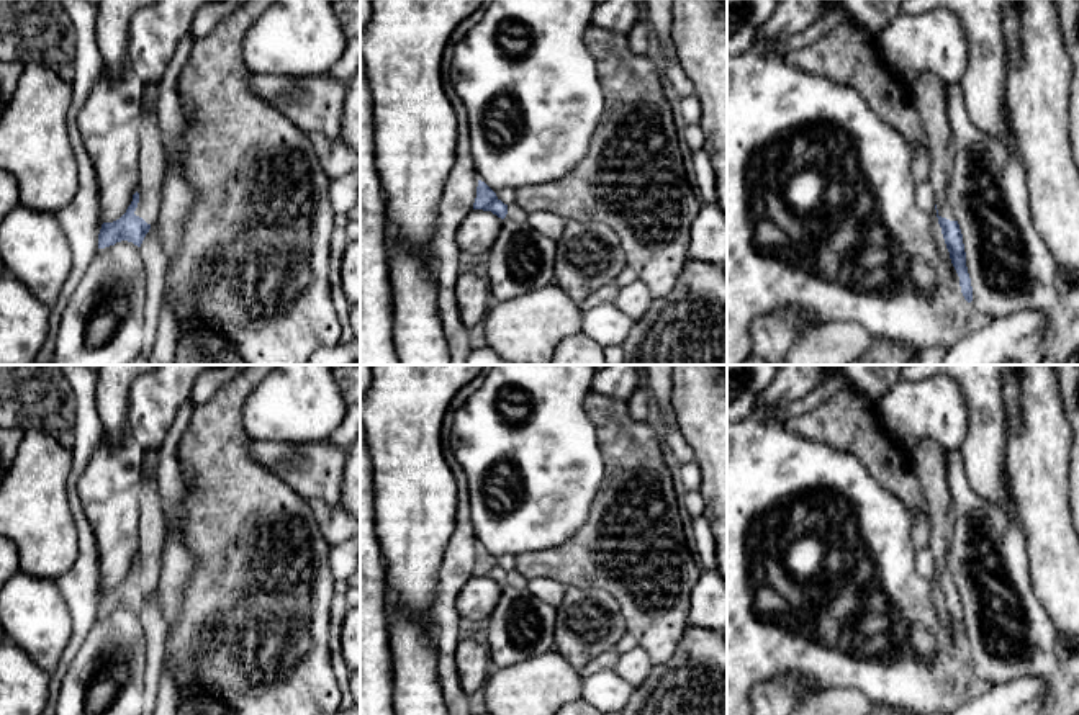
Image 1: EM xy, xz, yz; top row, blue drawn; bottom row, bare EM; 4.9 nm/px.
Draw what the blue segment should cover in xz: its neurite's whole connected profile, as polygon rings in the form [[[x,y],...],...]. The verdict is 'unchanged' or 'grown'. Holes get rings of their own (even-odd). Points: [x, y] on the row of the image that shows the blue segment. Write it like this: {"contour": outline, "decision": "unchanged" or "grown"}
{"contour": [[[478,180],[476,198],[473,203],[473,209],[491,211],[498,218],[524,223],[527,219],[527,213],[514,205],[504,205],[496,193],[481,180]]], "decision": "grown"}

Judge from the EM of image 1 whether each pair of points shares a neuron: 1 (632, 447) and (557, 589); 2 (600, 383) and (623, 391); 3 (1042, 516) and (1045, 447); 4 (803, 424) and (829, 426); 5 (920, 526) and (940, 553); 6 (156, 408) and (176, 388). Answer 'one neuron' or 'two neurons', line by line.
1: two neurons
2: one neuron
3: one neuron
4: one neuron
5: two neurons
6: one neuron

